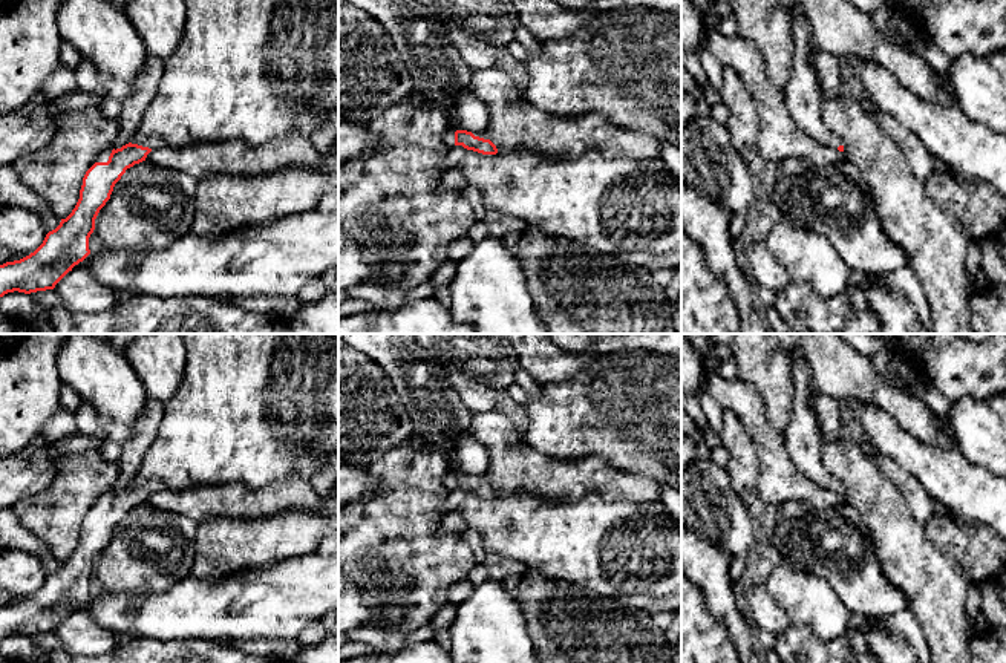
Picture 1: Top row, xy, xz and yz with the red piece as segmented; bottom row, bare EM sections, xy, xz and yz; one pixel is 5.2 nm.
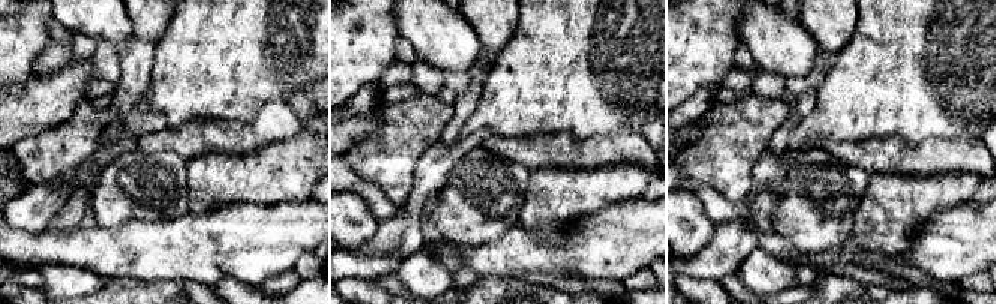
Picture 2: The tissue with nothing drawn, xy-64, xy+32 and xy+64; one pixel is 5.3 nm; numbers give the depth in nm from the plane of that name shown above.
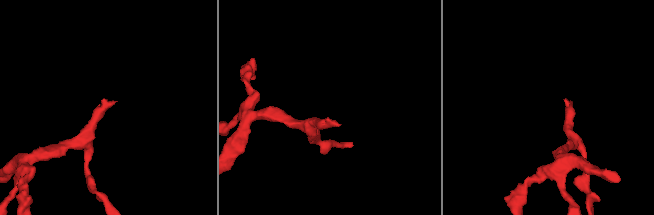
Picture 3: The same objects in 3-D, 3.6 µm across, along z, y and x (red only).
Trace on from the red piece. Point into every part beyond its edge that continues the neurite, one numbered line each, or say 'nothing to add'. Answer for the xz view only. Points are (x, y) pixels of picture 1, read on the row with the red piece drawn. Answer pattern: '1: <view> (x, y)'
1: xz (449, 137)

